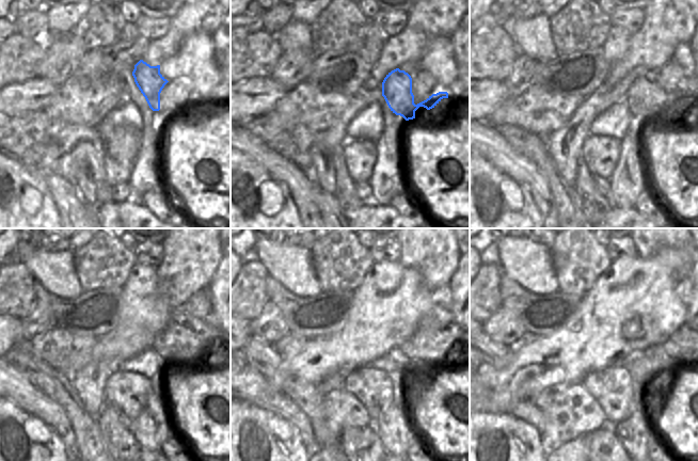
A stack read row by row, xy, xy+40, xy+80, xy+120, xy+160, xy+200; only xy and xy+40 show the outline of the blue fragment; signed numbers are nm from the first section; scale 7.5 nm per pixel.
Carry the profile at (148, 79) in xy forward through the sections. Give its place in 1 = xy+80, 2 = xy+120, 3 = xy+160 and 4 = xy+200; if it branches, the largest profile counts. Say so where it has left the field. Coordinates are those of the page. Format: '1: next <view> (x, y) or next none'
1: next xy+80 (644, 96)
2: next xy+120 (194, 333)
3: next xy+160 (437, 329)
4: next xy+200 (686, 337)

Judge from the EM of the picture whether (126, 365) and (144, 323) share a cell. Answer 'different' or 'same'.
different

